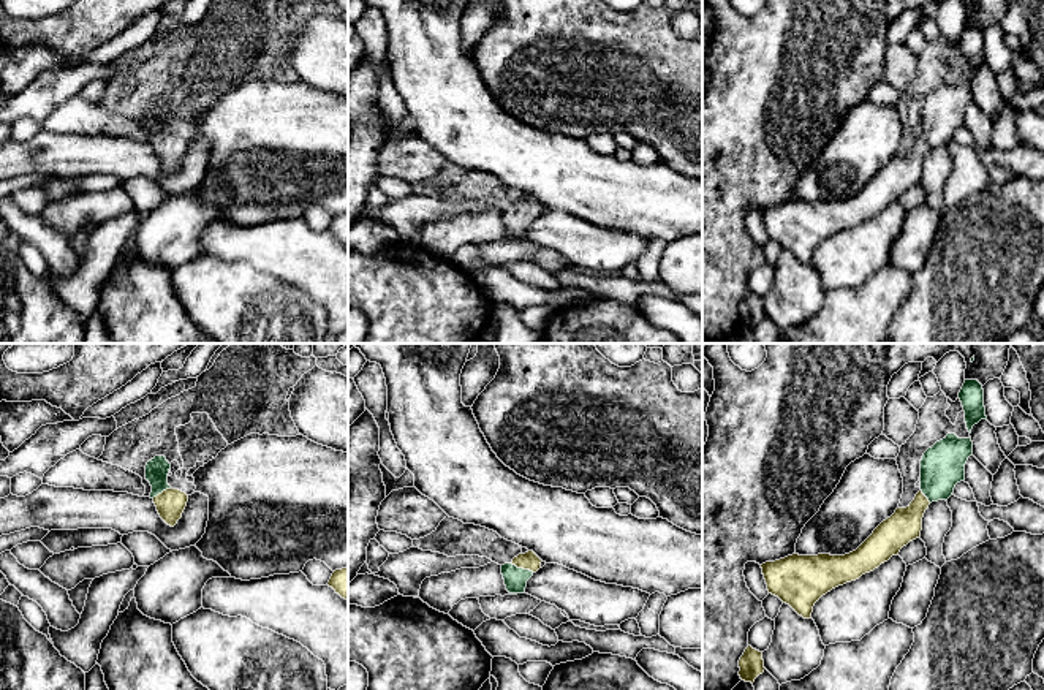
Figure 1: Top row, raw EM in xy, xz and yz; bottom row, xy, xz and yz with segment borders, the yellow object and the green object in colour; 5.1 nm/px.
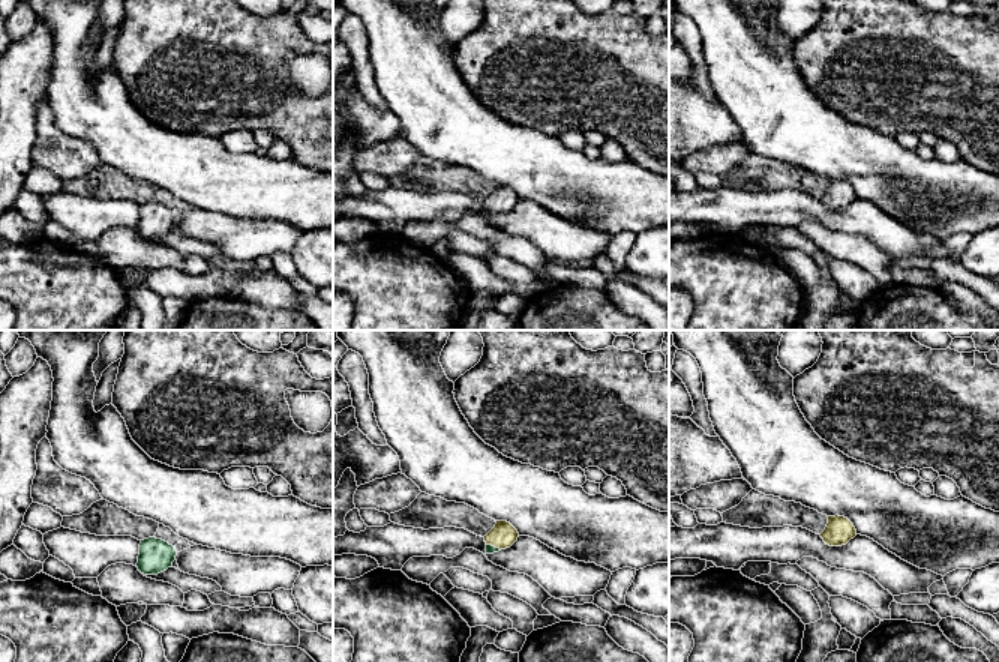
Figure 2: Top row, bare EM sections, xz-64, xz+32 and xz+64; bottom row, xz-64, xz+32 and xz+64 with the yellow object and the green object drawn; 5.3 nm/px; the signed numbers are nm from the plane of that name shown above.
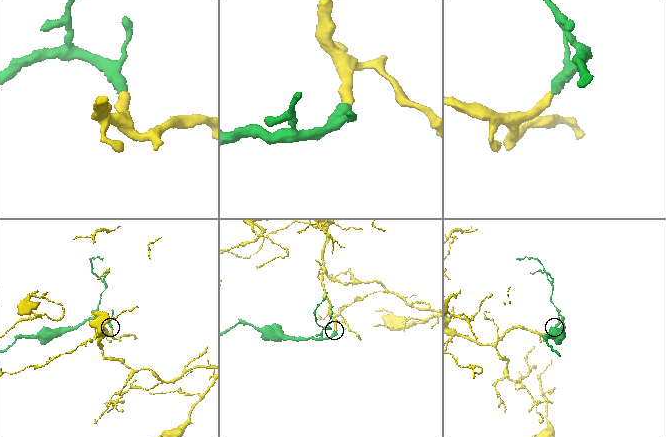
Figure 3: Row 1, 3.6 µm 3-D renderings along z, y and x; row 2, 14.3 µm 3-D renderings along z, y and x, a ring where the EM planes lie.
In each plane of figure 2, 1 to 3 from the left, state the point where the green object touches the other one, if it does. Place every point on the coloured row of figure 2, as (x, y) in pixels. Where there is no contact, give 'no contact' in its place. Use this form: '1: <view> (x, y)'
1: no contact
2: xz+32 (494, 545)
3: no contact

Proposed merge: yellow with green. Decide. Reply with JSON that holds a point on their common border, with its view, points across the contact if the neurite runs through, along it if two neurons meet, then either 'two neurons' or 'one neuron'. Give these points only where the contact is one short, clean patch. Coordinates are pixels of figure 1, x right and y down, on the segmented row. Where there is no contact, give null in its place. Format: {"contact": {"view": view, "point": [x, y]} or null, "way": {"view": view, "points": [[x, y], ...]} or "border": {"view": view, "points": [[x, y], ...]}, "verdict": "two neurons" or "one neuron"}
{"contact": {"view": "xz", "point": [522, 567]}, "way": {"view": "xz", "points": [[529, 561], [522, 567], [514, 578]]}, "verdict": "one neuron"}

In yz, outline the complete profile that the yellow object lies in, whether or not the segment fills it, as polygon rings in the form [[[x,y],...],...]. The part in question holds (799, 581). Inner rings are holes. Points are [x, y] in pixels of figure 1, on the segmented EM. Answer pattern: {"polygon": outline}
{"polygon": [[[948,434],[929,448],[921,461],[921,491],[906,508],[883,521],[853,552],[845,555],[792,554],[761,565],[769,593],[810,619],[815,603],[832,589],[873,571],[910,541],[921,536],[922,518],[932,502],[948,500],[965,480],[965,464],[973,442]]]}

